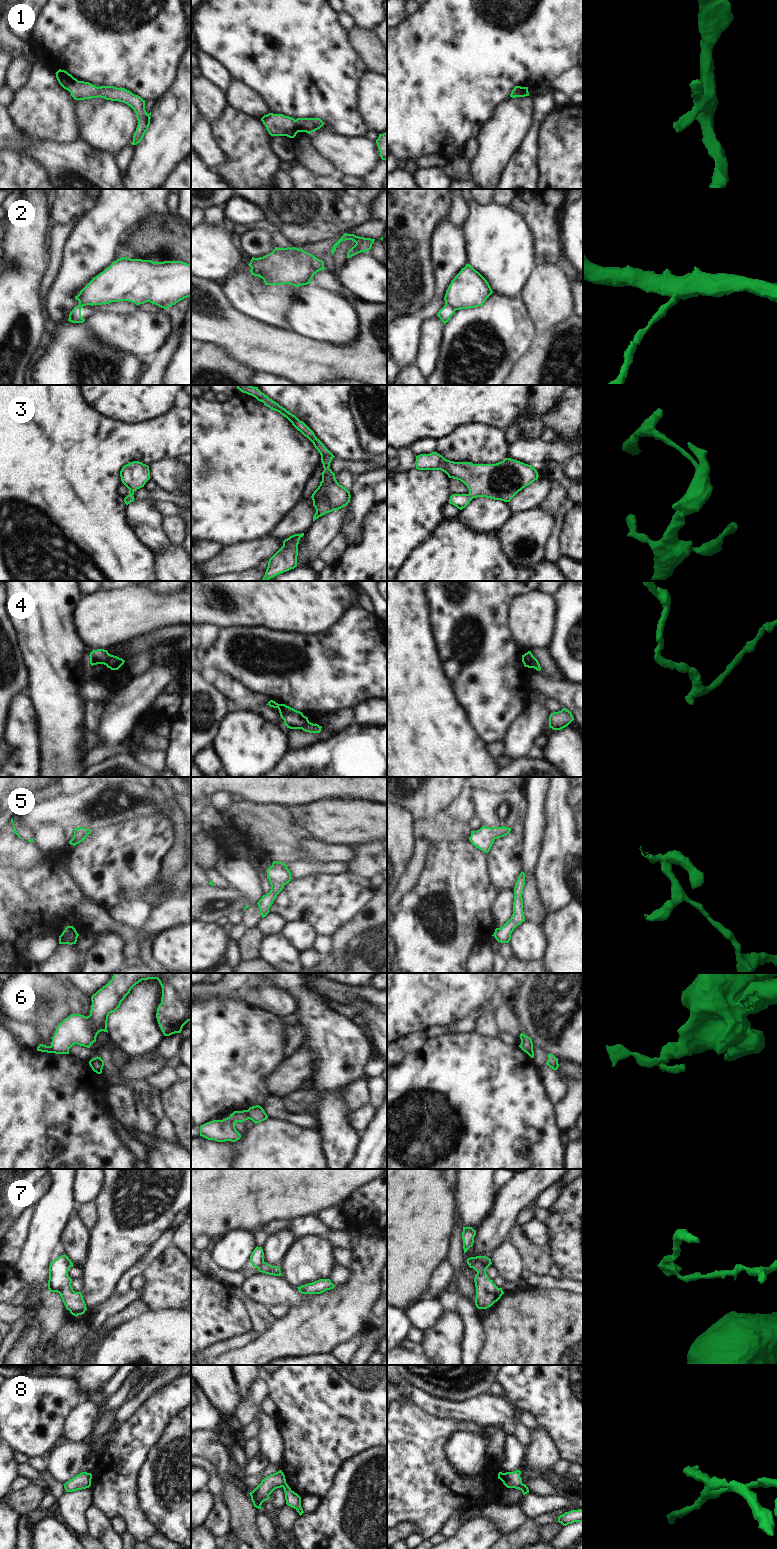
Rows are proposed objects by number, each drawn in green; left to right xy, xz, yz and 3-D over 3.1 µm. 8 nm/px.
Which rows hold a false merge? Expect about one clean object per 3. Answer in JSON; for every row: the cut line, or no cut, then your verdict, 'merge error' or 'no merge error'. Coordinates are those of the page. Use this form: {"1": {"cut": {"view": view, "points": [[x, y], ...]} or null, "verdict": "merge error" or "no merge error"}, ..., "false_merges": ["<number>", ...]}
{"1": {"cut": null, "verdict": "no merge error"}, "2": {"cut": {"view": "yz", "points": [[445, 303], [448, 303], [455, 310]]}, "verdict": "merge error"}, "3": {"cut": null, "verdict": "no merge error"}, "4": {"cut": {"view": "yz", "points": [[533, 656], [527, 666]]}, "verdict": "merge error"}, "5": {"cut": null, "verdict": "no merge error"}, "6": {"cut": {"view": "xz", "points": [[247, 1110], [250, 1118]]}, "verdict": "merge error"}, "7": {"cut": {"view": "yz", "points": [[480, 1256], [480, 1262], [486, 1268]]}, "verdict": "merge error"}, "8": {"cut": {"view": "yz", "points": [[504, 1473], [505, 1485]]}, "verdict": "merge error"}, "false_merges": ["2", "4", "6", "7", "8"]}

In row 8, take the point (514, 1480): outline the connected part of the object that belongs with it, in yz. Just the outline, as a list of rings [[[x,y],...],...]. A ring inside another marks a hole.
[[[516,1470],[514,1472],[506,1472],[505,1476],[507,1479],[506,1487],[507,1488],[515,1488],[522,1491],[523,1495],[529,1493],[529,1489],[526,1484],[522,1483],[522,1478],[520,1477],[521,1471]]]

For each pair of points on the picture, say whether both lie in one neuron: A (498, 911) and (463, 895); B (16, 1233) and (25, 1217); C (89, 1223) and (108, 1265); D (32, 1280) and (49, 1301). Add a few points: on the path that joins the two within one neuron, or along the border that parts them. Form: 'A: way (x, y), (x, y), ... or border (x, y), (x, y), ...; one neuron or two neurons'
A: border (500, 892), (492, 910), (495, 927); two neurons
B: way (19, 1229), (23, 1221); one neuron
C: border (96, 1205), (97, 1220), (89, 1230); two neurons
D: border (48, 1291), (42, 1300), (36, 1317); two neurons

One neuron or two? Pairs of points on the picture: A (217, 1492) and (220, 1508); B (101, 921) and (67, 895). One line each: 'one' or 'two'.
A: two
B: two

